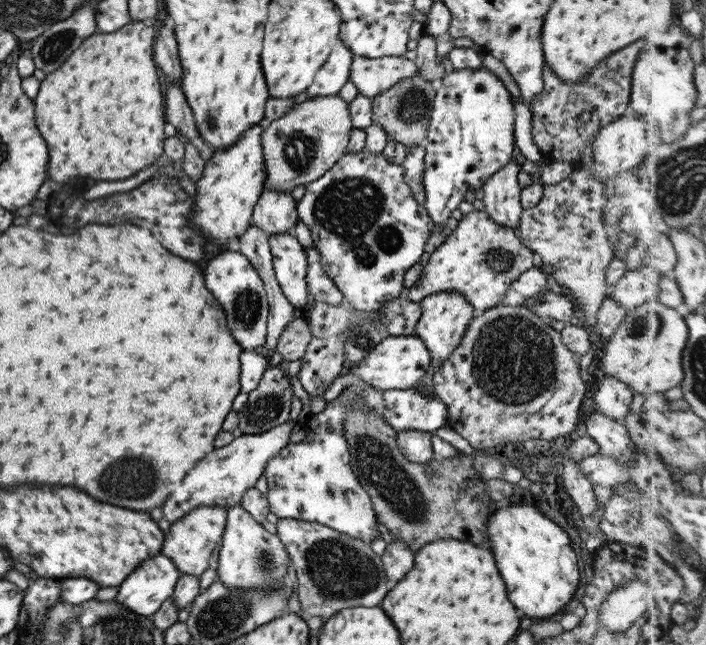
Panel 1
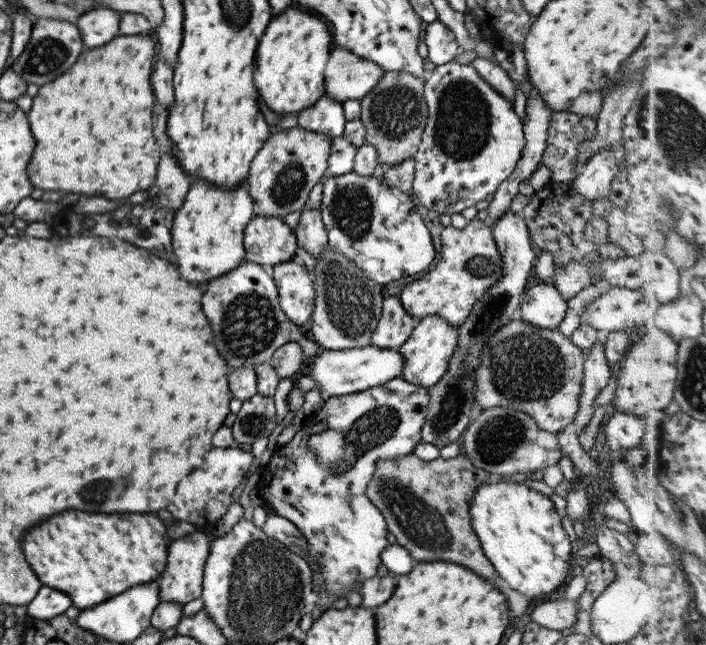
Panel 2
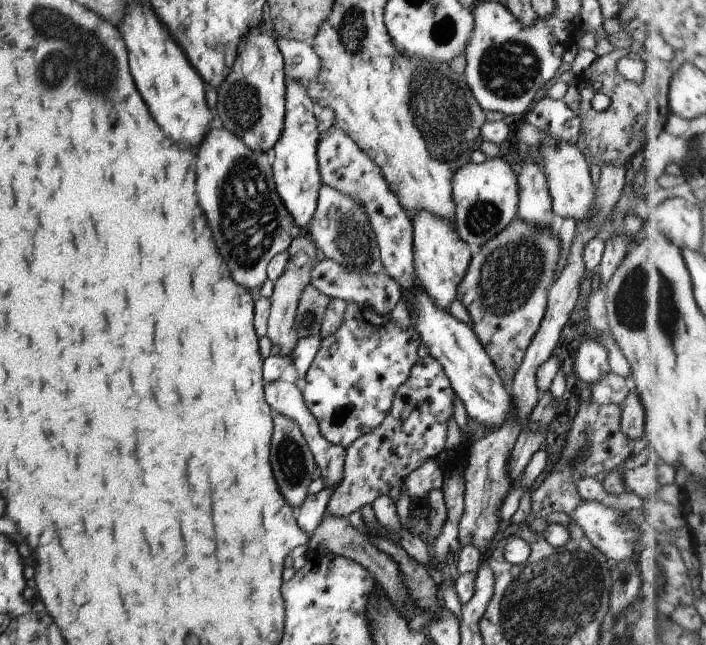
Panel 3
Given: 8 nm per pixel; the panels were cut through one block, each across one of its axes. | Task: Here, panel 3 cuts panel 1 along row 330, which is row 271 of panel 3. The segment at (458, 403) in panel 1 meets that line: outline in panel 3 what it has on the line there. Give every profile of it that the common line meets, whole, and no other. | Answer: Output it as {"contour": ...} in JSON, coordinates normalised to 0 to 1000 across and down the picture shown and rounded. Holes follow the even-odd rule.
{"contour":[[[729,336],[666,395],[663,414],[646,447],[646,464],[664,484],[663,502],[718,605],[769,493],[775,447],[786,434],[792,380],[792,367],[782,363],[780,355],[738,344]]]}

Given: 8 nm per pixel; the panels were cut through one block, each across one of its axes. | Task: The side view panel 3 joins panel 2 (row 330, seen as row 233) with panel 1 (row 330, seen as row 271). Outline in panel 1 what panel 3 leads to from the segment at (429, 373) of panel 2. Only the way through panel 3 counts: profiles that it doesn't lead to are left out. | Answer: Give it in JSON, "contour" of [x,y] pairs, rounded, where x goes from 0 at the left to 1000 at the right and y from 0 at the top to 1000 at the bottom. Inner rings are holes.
{"contour":[[[639,450],[602,459],[592,471],[595,474],[595,490],[586,509],[586,519],[602,533],[602,540],[608,546],[609,563],[619,561],[622,569],[644,543],[644,536],[650,536],[650,530],[656,524],[656,515],[659,515],[661,502],[674,484],[653,456]]]}

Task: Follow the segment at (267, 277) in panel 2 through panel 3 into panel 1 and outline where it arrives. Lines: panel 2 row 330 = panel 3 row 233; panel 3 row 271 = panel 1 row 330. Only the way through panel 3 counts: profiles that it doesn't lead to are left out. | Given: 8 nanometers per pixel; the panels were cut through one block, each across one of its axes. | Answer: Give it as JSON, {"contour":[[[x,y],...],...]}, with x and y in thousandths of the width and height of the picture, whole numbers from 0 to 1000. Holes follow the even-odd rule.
{"contour":[[[316,389],[295,403],[288,422],[293,450],[305,459],[319,484],[322,509],[341,543],[357,544],[377,529],[380,468],[377,453],[361,417],[339,389]]]}

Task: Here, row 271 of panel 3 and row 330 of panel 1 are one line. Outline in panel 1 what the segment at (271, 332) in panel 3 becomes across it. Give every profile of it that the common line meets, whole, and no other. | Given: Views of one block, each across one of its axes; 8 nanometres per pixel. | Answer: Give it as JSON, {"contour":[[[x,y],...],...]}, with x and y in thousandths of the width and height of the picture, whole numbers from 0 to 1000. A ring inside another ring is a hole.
{"contour":[[[419,490],[401,509],[401,515],[390,533],[390,543],[397,549],[401,560],[424,560],[428,557],[439,524],[438,504],[429,493]]]}

